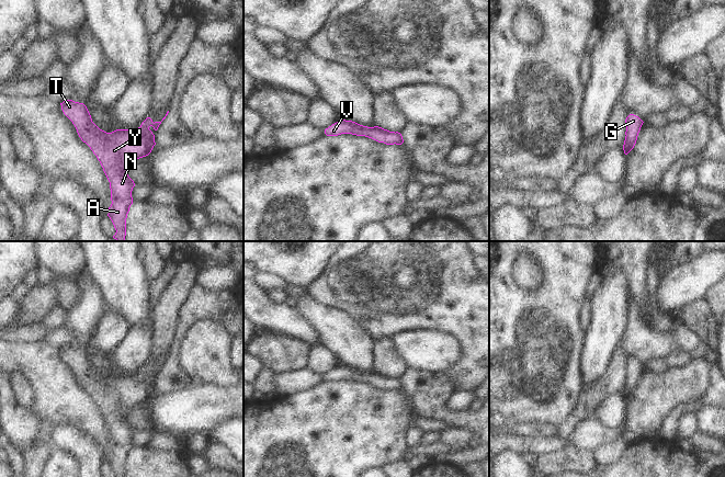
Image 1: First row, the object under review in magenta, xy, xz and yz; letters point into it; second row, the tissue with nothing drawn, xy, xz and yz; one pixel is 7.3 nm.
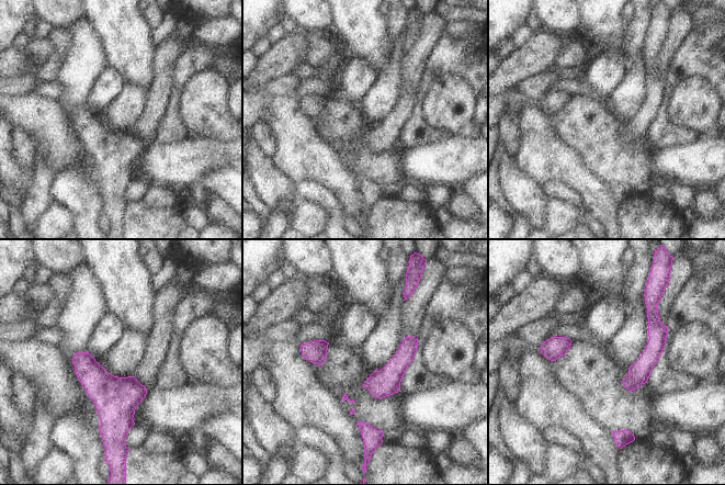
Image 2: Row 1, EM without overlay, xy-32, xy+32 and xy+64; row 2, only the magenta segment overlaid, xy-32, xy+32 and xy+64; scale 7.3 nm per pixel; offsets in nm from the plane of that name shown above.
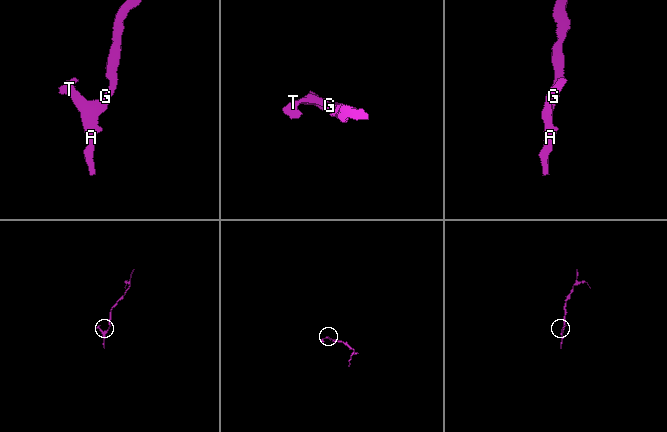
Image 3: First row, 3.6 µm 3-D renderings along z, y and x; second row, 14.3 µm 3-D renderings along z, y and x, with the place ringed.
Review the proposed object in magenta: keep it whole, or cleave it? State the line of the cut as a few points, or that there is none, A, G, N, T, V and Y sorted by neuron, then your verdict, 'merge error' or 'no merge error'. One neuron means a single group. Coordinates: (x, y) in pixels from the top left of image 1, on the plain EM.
no cut | A G N T V Y | no merge error

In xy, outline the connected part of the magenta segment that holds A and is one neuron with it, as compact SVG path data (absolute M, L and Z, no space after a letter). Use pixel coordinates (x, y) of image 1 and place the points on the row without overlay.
M67 345L60 351L81 386L97 401L110 428L112 450L107 462L116 477L126 477L126 464L133 450L132 436L135 432L128 422L128 413L134 407L151 398L156 388L149 373L152 372L157 376L161 367L154 368L147 363L138 374L106 378L92 367L83 349Z

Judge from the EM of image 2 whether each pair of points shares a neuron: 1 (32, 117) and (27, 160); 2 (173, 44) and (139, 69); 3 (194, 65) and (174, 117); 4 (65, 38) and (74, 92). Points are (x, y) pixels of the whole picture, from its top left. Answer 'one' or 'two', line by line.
1: two
2: two
3: one
4: two

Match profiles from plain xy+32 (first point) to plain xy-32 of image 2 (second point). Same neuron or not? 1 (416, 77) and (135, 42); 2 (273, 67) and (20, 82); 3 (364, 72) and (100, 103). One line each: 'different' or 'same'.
1: different
2: different
3: same

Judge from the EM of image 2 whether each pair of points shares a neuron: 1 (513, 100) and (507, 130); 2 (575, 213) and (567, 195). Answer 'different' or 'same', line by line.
1: same
2: different

